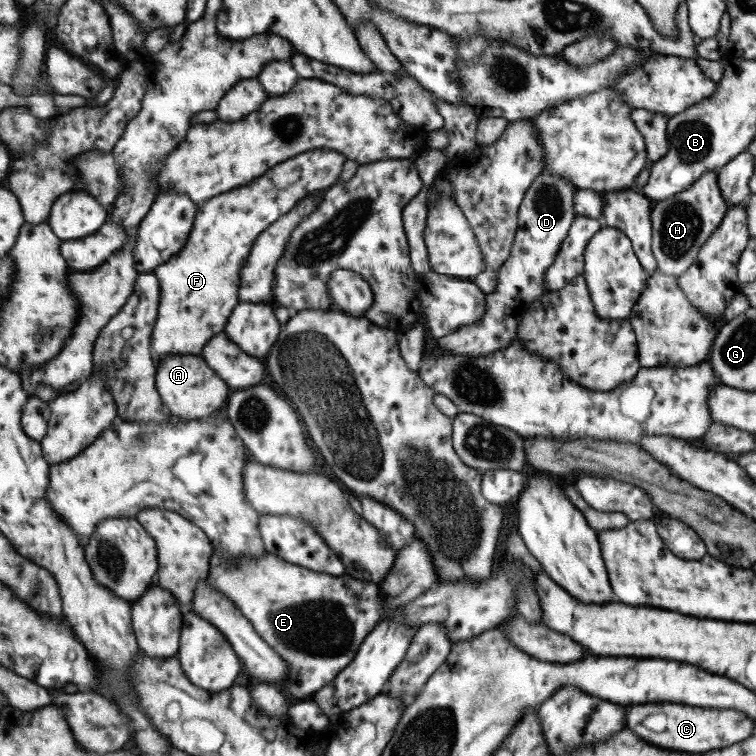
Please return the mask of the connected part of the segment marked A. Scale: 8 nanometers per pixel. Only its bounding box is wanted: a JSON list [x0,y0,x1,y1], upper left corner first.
[155,355,229,421]

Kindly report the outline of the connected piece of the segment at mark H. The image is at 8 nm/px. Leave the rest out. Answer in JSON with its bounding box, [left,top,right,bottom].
[650,172,727,276]

